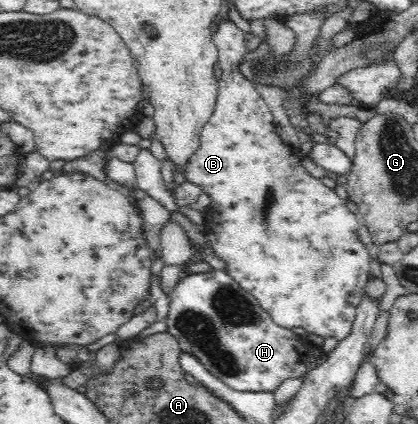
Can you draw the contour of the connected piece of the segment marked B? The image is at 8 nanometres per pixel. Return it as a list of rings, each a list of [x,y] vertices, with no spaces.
[[[216,57],[216,67],[221,72],[215,80],[216,102],[213,105],[211,116],[199,128],[199,148],[191,154],[185,168],[189,182],[201,186],[202,190],[211,197],[211,207],[204,210],[207,215],[206,224],[195,224],[179,211],[172,212],[171,219],[180,224],[189,235],[193,248],[197,250],[197,253],[193,256],[194,260],[203,261],[208,263],[212,269],[229,273],[229,276],[232,276],[249,294],[257,299],[261,309],[267,312],[279,326],[287,328],[289,331],[293,331],[295,328],[303,328],[307,334],[313,334],[324,339],[345,340],[349,336],[349,332],[353,330],[351,320],[355,317],[355,306],[366,297],[363,286],[373,276],[370,272],[370,260],[373,257],[368,246],[360,240],[358,234],[360,220],[353,213],[353,210],[347,208],[345,200],[341,200],[341,196],[337,196],[339,194],[337,190],[327,187],[304,170],[302,164],[300,164],[303,159],[301,153],[281,140],[279,133],[277,133],[277,125],[273,121],[273,115],[271,115],[270,109],[255,89],[255,84],[247,80],[237,66],[225,66],[225,64],[221,64],[218,57]]]

